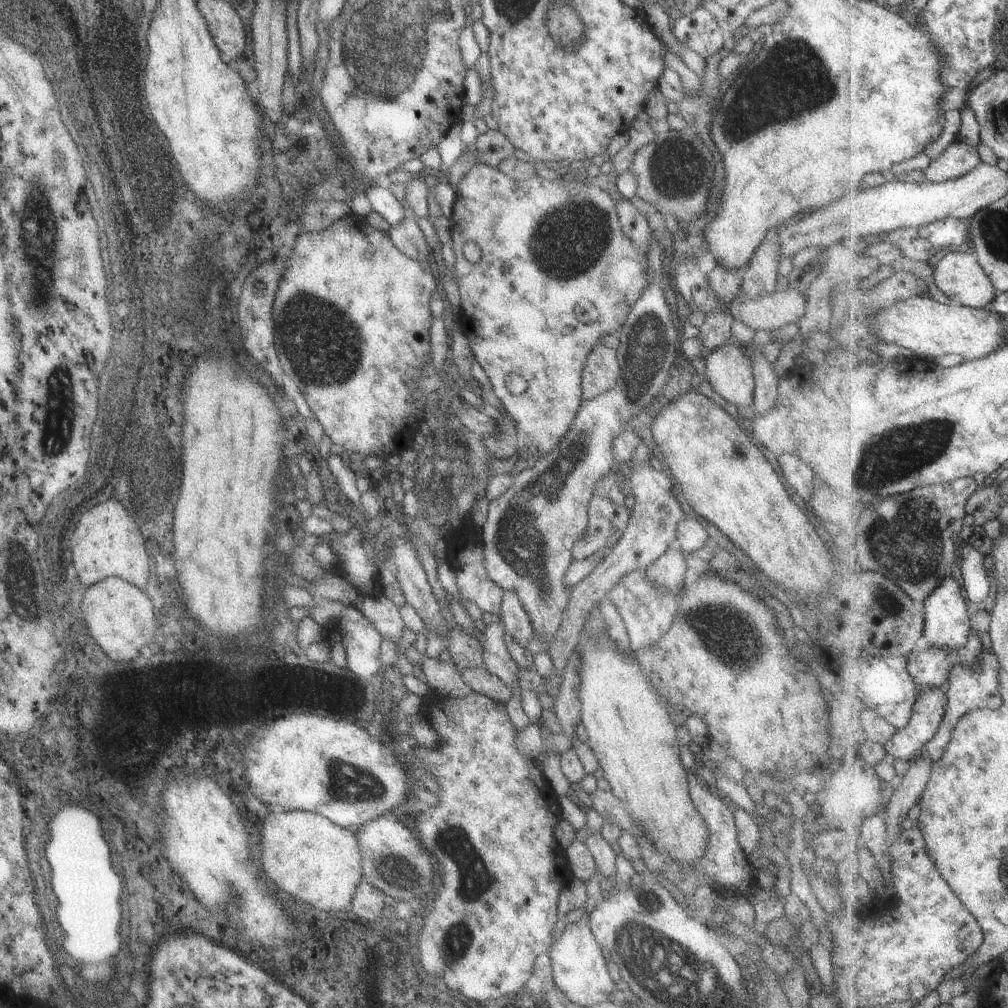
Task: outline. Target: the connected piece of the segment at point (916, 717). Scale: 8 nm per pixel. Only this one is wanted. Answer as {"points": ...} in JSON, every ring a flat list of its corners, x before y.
{"points":[[927,687,918,695,908,725,900,729,884,731,884,742,890,758,908,762,923,750,937,734,949,706,945,687]]}

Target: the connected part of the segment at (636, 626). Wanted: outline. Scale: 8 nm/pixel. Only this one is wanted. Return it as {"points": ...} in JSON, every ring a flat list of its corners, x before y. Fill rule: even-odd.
{"points":[[641,567,625,573,605,594,623,621,631,652,649,648,659,640,669,628,676,609,674,596,665,587,650,583,644,570]]}

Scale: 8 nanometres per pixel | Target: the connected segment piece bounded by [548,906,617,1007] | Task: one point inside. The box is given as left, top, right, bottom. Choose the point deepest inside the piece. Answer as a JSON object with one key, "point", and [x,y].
{"point":[579,972]}

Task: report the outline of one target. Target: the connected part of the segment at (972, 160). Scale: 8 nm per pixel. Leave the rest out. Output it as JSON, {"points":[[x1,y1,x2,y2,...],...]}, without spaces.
{"points":[[953,140,949,146,923,171,926,180,934,183,952,181,969,174,976,166,983,164,977,149,967,143]]}

